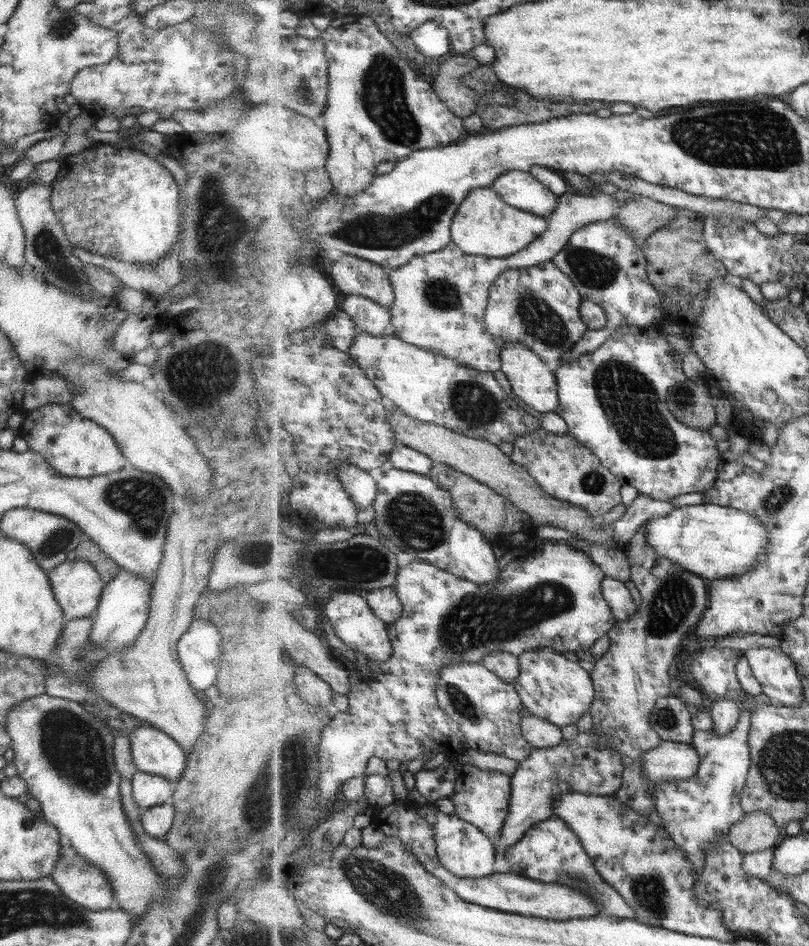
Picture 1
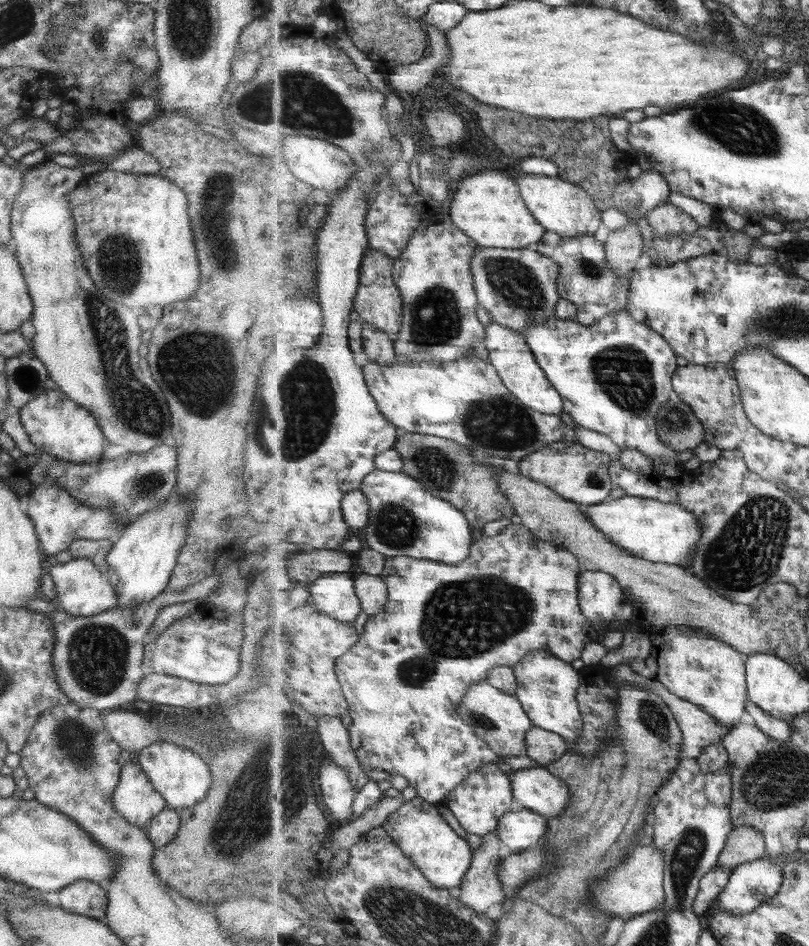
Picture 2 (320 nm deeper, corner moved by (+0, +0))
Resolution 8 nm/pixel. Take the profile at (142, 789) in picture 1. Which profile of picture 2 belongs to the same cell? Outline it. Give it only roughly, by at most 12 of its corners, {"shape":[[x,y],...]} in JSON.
{"shape":[[121,764],[111,807],[145,829],[165,808],[141,767]]}

